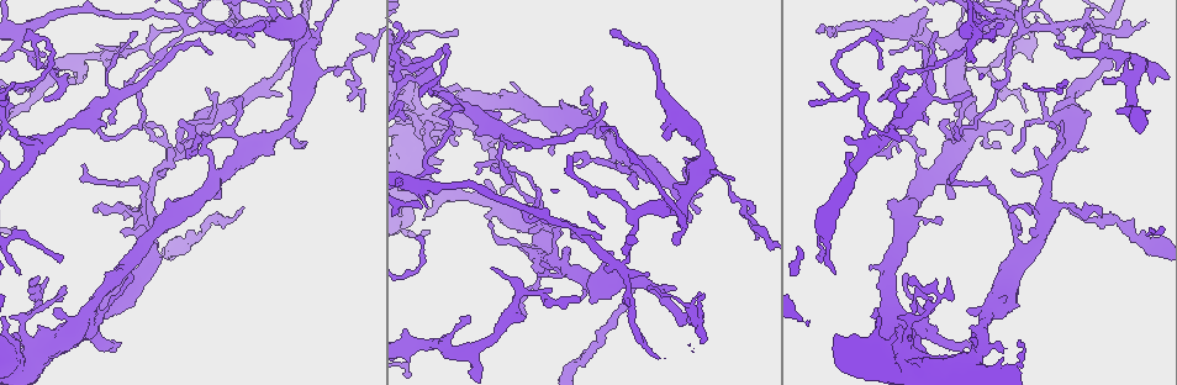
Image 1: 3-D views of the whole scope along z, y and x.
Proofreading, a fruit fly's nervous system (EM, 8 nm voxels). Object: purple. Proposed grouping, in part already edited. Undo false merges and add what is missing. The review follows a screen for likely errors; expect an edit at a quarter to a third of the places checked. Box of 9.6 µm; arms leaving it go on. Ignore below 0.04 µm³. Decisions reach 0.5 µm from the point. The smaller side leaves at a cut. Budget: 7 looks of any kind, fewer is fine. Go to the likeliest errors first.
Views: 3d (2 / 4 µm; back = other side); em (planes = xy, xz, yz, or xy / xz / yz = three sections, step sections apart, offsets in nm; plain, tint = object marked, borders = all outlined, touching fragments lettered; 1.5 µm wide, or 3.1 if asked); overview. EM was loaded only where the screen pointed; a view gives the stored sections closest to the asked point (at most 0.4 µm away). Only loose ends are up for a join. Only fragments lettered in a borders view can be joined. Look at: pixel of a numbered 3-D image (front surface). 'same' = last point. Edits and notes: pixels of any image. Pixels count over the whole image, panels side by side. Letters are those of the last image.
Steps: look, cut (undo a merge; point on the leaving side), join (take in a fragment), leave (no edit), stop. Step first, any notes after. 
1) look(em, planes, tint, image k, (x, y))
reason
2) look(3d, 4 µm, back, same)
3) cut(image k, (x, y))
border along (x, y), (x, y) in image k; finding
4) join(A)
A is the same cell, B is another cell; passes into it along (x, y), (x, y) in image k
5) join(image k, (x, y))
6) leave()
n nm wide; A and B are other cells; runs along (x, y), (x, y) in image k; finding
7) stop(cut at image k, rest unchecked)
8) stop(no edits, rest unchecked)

look(3d, 2 µm, image 1, (1022, 229))
free end

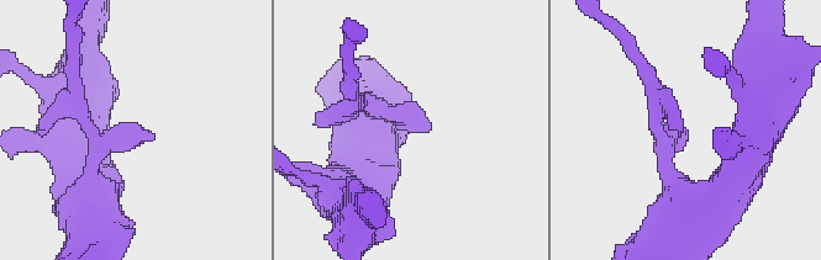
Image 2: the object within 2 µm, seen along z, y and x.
look(em, planes, borders, image 2, (149, 133))
shape alone is not enough

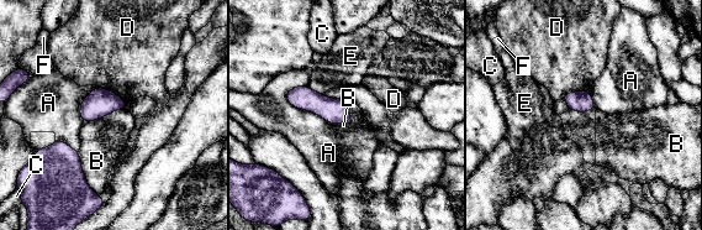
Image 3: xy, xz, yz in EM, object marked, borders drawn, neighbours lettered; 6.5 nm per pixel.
leave()
A, B, C, D, E and F are other cells; border along (99, 87), (111, 90), (126, 102) in image 3; no lettered fragment goes on from it

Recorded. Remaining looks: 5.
look(em, xy, step 4, tint, image 1, (1063, 108))
thick turns thin

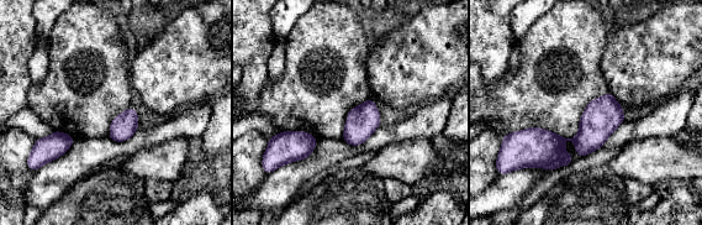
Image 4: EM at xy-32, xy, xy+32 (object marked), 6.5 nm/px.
look(em, xy, step 4, borders, same)
see the neighbours

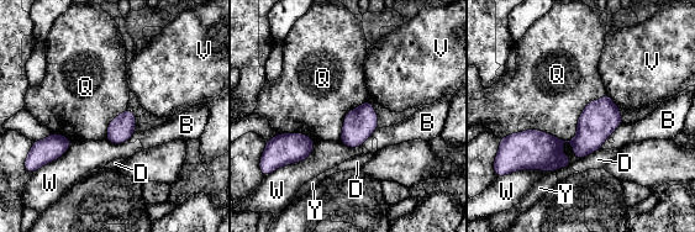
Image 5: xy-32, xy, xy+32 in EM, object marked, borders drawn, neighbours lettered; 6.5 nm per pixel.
leave()
B, D, Q, V, W and Y are other cells; runs along (619, 120), (582, 142), (509, 138) in image 5; continuous, no second neuron

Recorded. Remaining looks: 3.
look(3d, 2 µm, image 1, (954, 195))
an open end

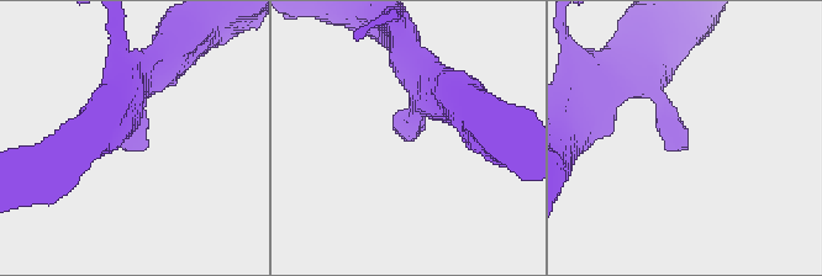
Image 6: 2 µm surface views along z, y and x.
look(em, xz, step 4, borders, image 6, (140, 145))

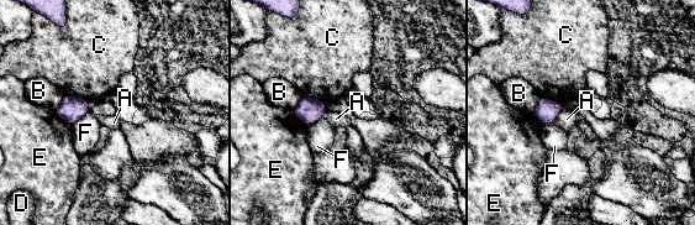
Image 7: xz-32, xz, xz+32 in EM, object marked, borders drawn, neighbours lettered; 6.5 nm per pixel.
leave()
150 nm wide; A, B, C, D, E and F are other cells; border along (563, 108), (552, 123) in image 7; none of them fits

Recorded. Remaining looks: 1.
stop(no edits, rest unchecked)

